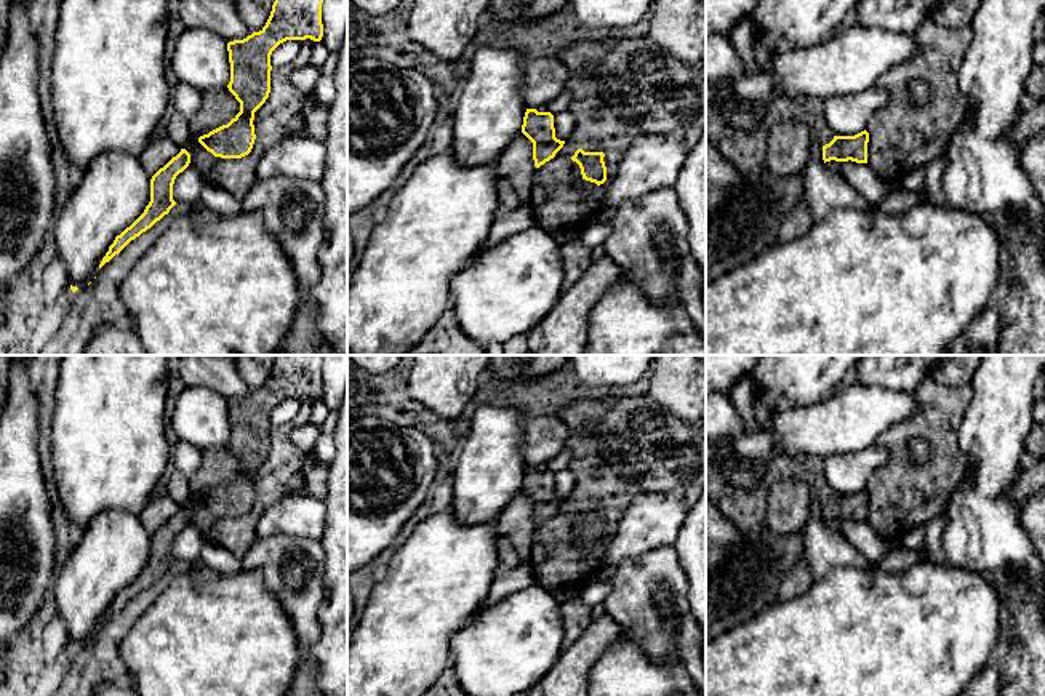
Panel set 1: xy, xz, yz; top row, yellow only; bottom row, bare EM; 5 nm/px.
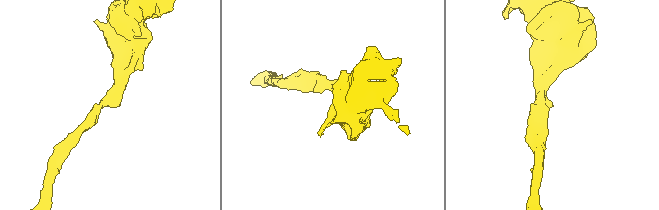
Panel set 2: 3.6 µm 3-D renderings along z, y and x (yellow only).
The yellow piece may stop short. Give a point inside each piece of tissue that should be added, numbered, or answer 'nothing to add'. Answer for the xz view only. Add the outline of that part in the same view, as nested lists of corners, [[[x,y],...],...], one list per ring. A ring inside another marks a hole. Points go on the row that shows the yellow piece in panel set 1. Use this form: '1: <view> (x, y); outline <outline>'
nothing to add

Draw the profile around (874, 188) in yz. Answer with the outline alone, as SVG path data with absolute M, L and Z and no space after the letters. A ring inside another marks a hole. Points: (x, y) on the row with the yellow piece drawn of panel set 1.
M826 162L826 166L847 179L869 203L880 203L893 192L901 190L901 181L880 176L869 163Z

